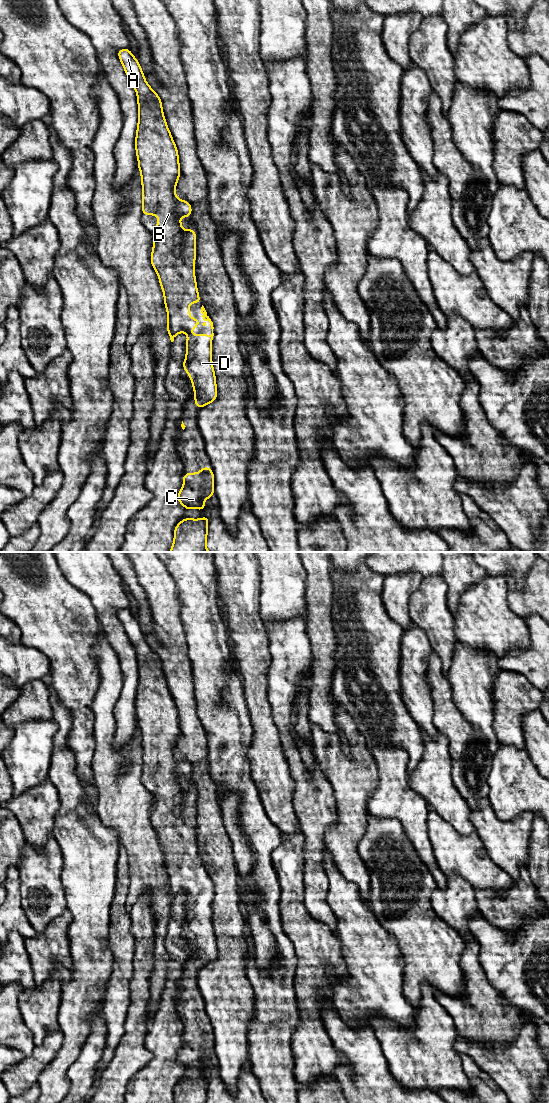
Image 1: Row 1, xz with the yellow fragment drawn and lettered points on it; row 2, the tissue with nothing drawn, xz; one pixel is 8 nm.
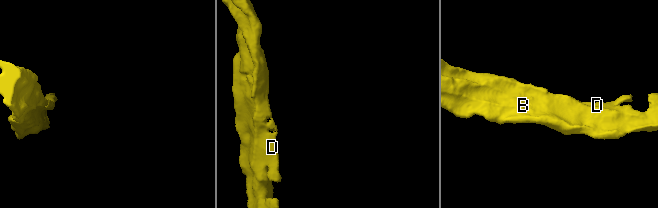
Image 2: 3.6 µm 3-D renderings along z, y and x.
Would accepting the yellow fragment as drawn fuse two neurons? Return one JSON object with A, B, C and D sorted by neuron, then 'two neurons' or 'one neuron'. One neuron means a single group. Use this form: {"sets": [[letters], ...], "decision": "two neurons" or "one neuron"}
{"sets": [["A", "B", "C", "D"]], "decision": "one neuron"}

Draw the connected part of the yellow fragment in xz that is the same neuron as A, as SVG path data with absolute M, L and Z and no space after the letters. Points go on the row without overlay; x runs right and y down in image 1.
M120 609L117 614L137 654L138 686L135 708L143 748L142 775L156 775L159 777L159 782L155 785L156 789L153 793L154 805L150 821L158 835L164 854L164 864L168 875L167 892L171 902L174 901L175 896L179 892L187 893L186 918L182 926L191 938L195 952L194 963L199 970L216 960L217 947L211 909L211 902L214 896L213 882L202 865L201 873L205 881L202 885L206 886L206 882L209 881L212 894L192 895L190 890L199 886L200 883L197 879L189 877L188 874L192 869L185 866L187 863L201 863L195 839L195 817L197 813L195 789L190 788L185 793L179 779L180 776L189 778L192 767L188 761L180 760L176 757L175 748L181 734L179 716L164 677L161 659L146 642L138 619L132 615L130 609Z

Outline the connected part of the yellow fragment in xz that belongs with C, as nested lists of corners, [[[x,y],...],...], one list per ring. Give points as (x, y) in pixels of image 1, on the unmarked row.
[[[202,1027],[199,1033],[183,1034],[183,1048],[177,1060],[186,1070],[201,1069],[205,1072],[204,1060],[214,1056],[214,1033],[211,1027]]]

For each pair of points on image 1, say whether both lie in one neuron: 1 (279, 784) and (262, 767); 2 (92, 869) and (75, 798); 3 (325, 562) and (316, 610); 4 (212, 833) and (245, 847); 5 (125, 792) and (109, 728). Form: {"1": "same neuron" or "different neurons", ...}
{"1": "same neuron", "2": "same neuron", "3": "same neuron", "4": "different neurons", "5": "same neuron"}

